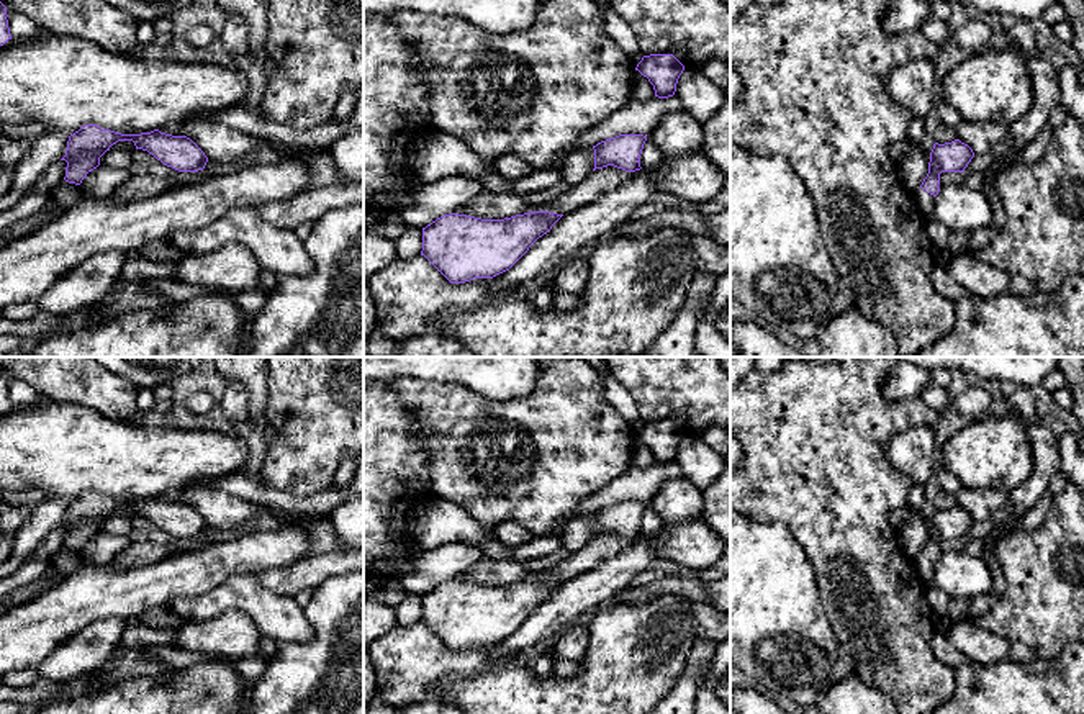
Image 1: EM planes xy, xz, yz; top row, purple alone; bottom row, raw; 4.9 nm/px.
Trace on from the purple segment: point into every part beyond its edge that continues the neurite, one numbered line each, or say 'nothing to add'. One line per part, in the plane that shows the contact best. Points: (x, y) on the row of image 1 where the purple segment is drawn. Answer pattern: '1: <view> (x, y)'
1: yz (925, 202)

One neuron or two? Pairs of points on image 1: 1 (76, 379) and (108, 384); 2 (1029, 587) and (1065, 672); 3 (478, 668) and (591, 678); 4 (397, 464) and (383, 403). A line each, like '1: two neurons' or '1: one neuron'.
1: one neuron
2: two neurons
3: one neuron
4: one neuron

